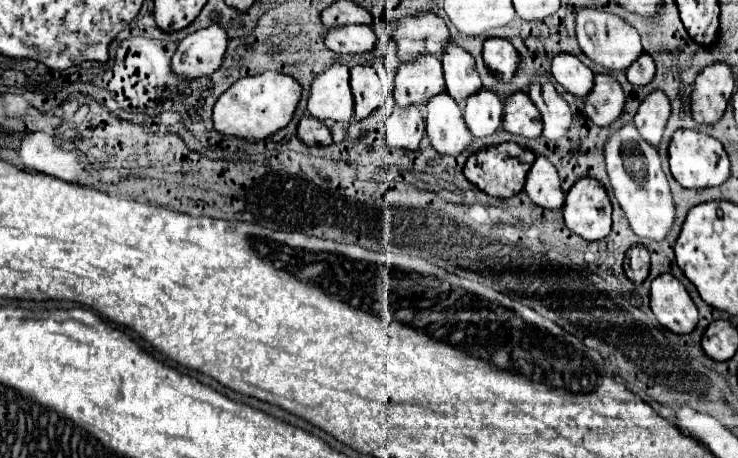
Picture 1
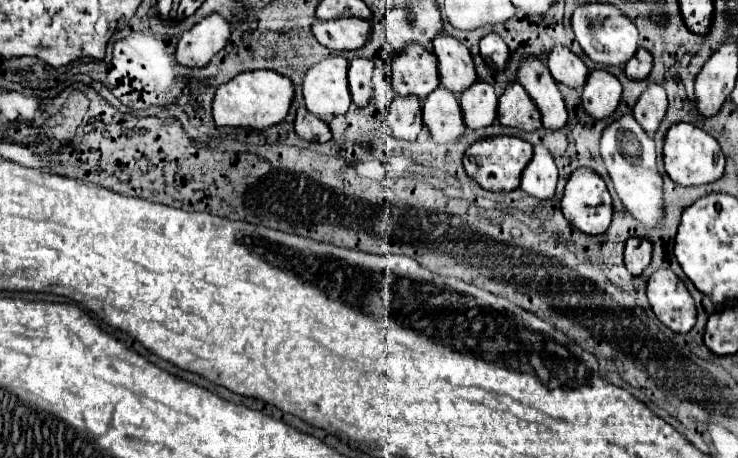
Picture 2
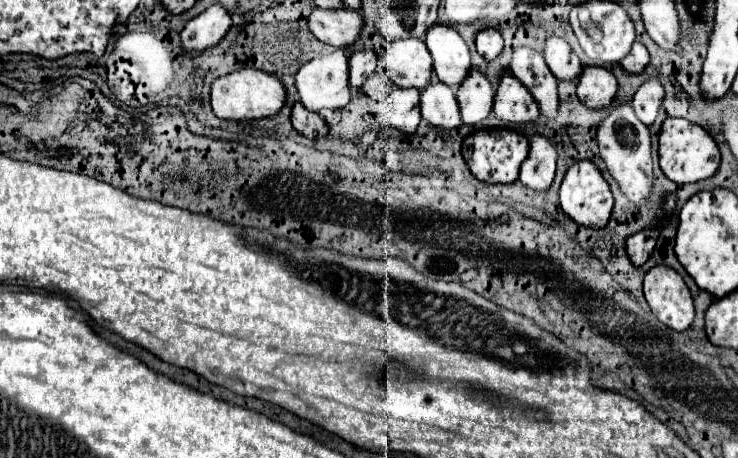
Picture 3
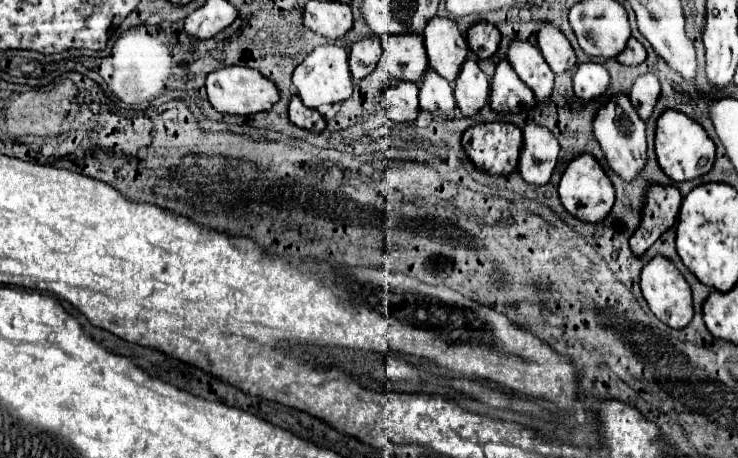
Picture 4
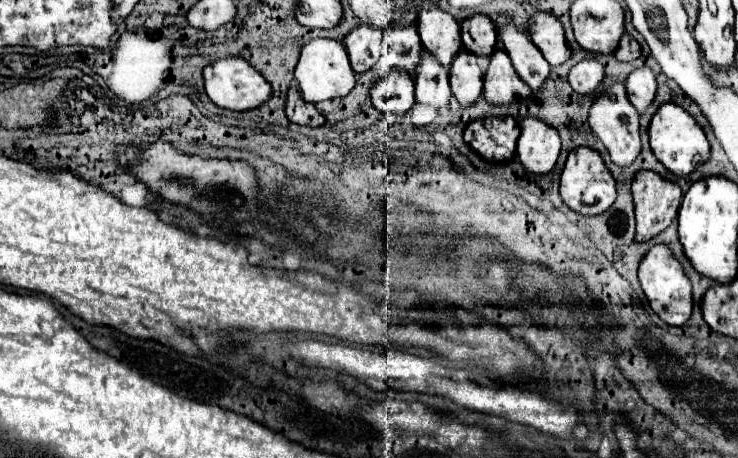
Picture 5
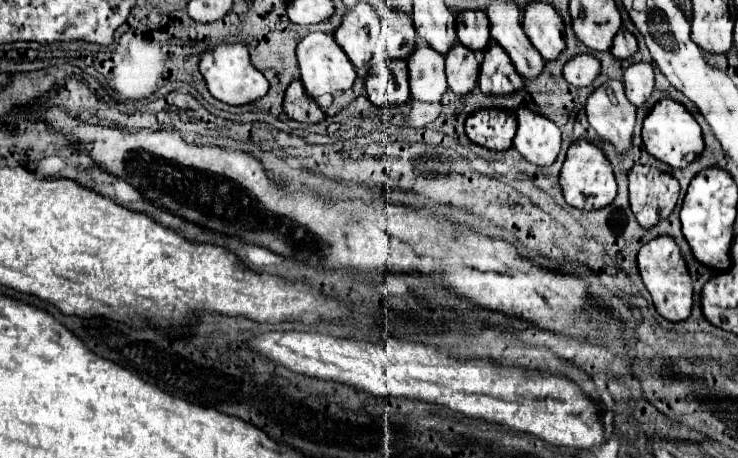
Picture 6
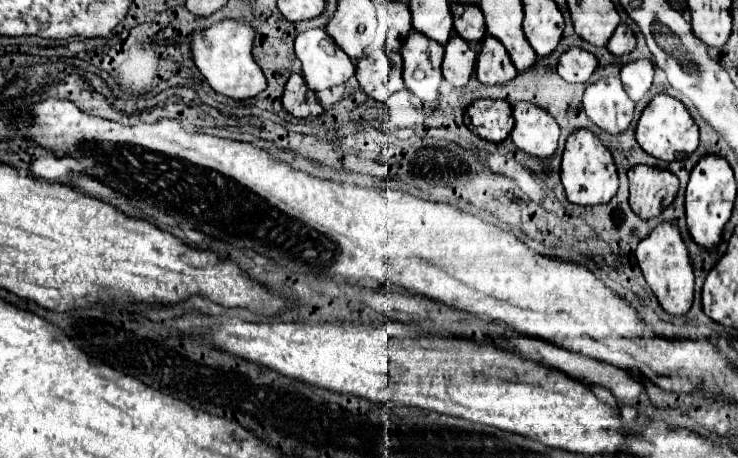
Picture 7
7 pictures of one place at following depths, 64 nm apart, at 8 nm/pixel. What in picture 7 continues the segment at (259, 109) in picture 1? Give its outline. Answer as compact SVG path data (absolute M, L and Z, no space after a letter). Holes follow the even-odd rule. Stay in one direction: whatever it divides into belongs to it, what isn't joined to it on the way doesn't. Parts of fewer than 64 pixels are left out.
M224 18L206 28L204 32L196 32L196 36L192 36L190 40L190 50L194 64L216 92L228 98L246 100L266 88L264 72L252 56L252 44L254 44L254 28L250 26L250 22Z

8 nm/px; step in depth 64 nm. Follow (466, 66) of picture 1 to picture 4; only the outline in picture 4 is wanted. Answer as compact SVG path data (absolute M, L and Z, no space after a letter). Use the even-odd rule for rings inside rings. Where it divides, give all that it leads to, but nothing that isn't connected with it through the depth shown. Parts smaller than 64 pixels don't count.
M434 16L432 20L428 20L422 36L430 68L452 84L460 72L462 62L466 60L466 48L468 48L456 22L452 18Z

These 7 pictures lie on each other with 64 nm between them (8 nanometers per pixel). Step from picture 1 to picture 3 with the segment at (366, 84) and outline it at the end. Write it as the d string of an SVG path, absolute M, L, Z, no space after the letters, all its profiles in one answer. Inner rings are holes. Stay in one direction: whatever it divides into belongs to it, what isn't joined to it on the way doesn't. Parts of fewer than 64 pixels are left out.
M358 50L350 56L350 86L360 88L374 72L378 54L374 50Z

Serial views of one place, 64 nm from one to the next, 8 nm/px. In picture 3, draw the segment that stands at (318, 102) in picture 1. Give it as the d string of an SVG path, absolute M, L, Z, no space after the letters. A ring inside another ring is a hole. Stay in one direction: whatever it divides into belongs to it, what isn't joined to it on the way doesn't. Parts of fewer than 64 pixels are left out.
M334 48L334 52L322 52L314 60L306 62L296 74L296 88L302 98L302 104L318 112L322 108L340 110L350 102L350 84L348 84L348 58L342 48Z

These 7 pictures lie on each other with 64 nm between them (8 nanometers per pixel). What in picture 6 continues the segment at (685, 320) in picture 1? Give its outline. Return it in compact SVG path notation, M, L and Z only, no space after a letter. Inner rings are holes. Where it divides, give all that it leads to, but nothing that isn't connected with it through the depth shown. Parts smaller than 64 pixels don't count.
M658 236L650 242L646 242L640 252L638 252L638 268L640 268L640 276L644 280L646 290L650 292L656 310L672 320L684 320L690 316L690 308L692 308L692 276L688 272L686 260L682 256L680 246L674 242L672 236Z

